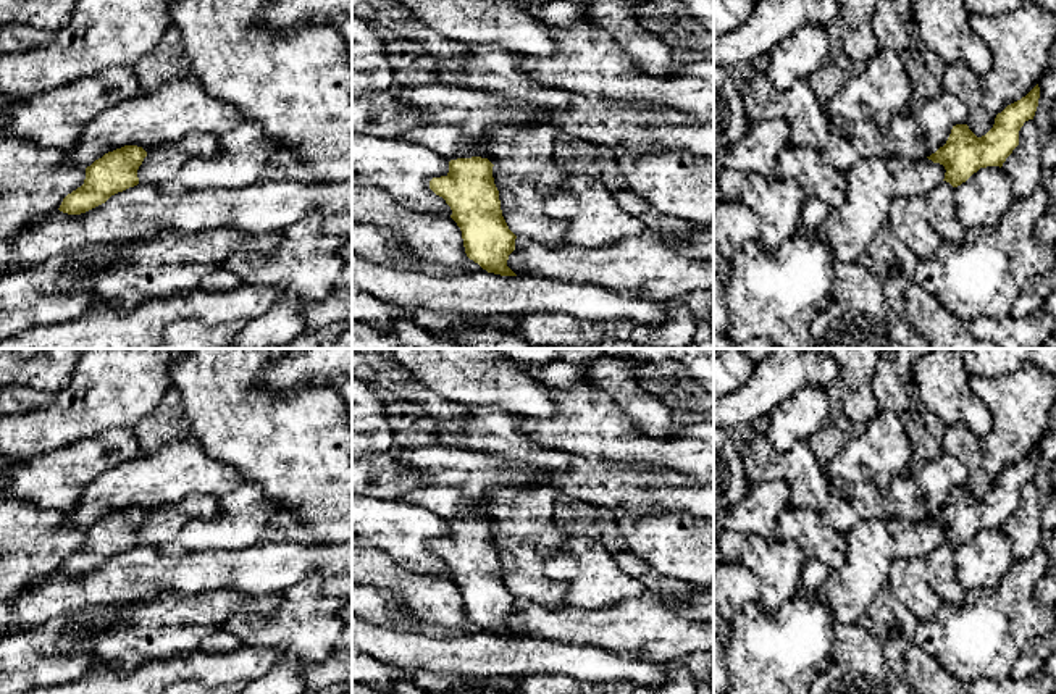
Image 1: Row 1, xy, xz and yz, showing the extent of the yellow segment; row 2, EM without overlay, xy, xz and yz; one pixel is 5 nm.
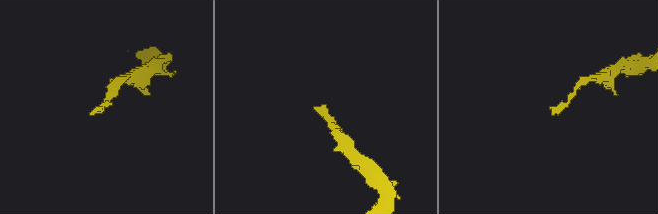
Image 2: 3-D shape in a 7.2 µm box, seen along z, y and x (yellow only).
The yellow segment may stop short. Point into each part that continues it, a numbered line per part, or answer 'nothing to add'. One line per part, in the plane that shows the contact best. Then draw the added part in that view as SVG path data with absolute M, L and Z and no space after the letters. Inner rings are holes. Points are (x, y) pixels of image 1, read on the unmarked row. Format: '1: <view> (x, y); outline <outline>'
1: xz (464, 514); outline M460 508L449 518L449 523L457 520L471 520L471 518L480 518L480 516L470 508Z

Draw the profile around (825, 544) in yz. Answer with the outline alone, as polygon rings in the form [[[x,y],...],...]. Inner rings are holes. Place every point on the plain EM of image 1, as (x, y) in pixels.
[[[786,507],[777,518],[775,539],[794,539],[807,558],[817,558],[828,570],[840,566],[846,558],[846,534],[820,521],[820,513],[811,508]]]

